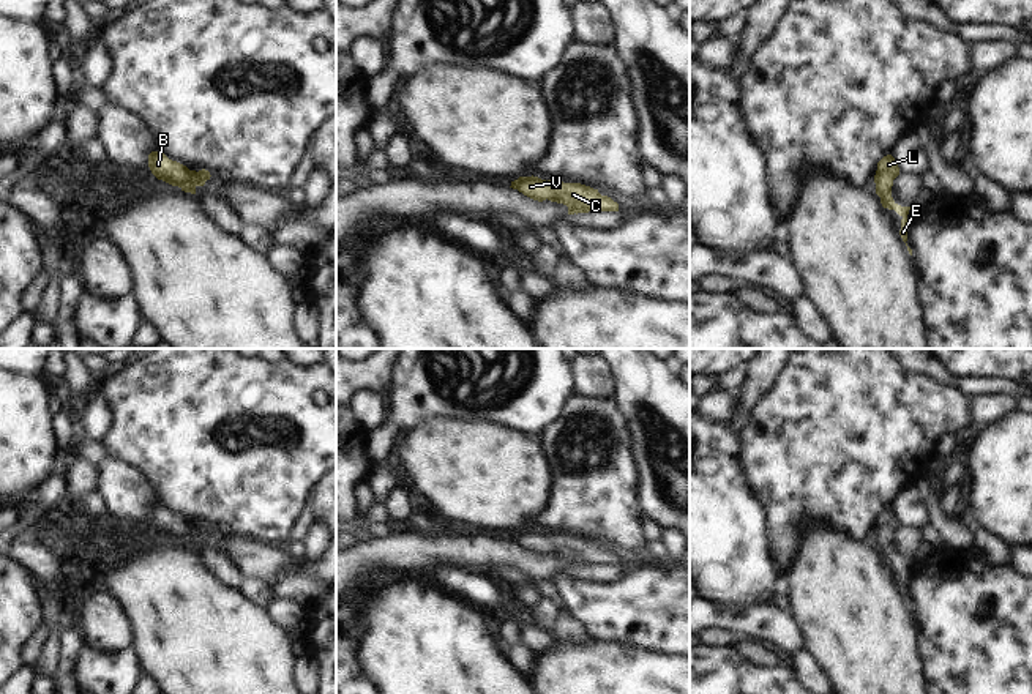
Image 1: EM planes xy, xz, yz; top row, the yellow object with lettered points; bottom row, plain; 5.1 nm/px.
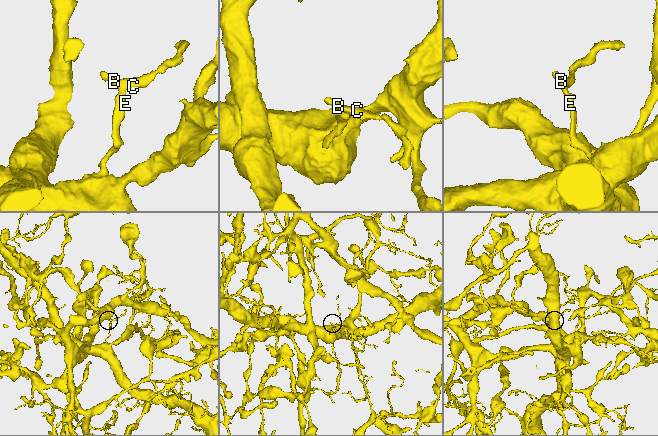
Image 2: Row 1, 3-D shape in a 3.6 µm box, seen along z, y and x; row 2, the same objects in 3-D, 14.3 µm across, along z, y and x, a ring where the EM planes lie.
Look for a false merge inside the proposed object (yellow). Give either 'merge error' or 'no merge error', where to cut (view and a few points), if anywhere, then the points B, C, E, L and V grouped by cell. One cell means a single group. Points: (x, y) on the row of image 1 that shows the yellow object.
no merge error; no cut; B C E L V

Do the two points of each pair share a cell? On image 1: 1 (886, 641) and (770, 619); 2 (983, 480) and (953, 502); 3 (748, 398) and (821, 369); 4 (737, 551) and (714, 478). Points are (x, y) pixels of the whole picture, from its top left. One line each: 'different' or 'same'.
1: different
2: different
3: different
4: same

